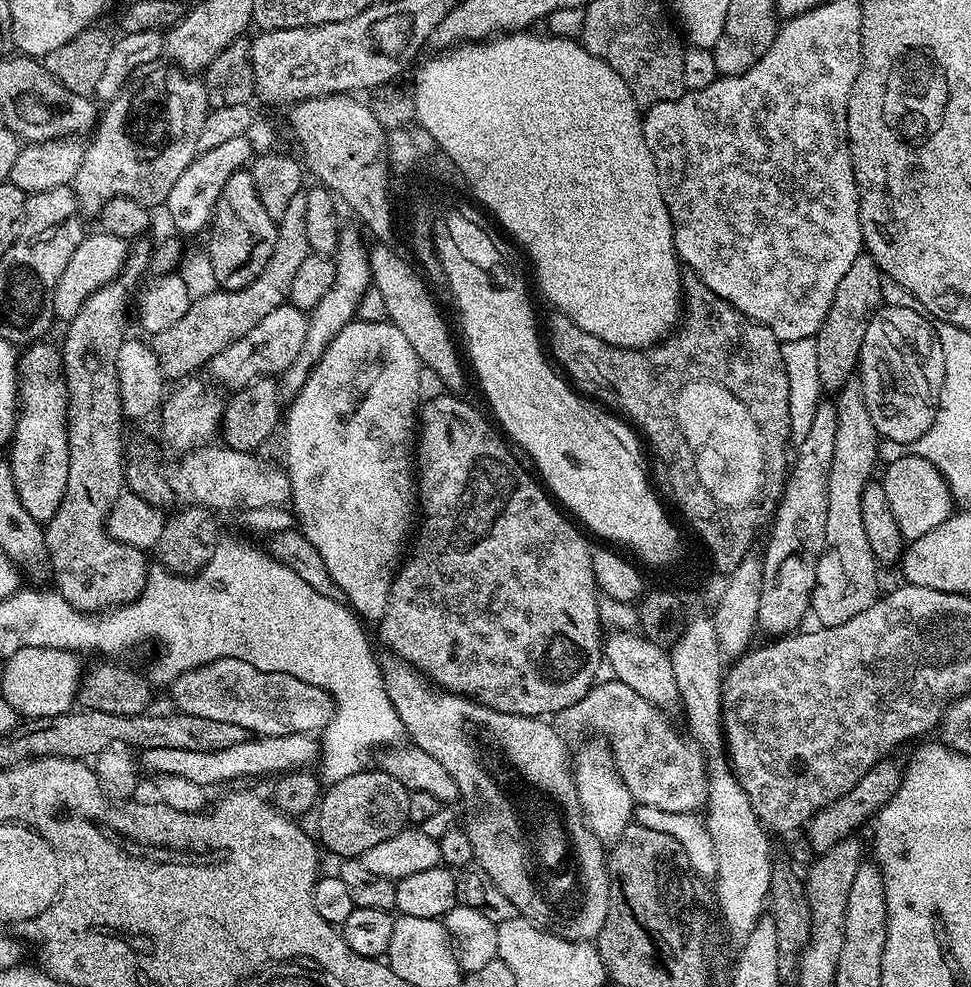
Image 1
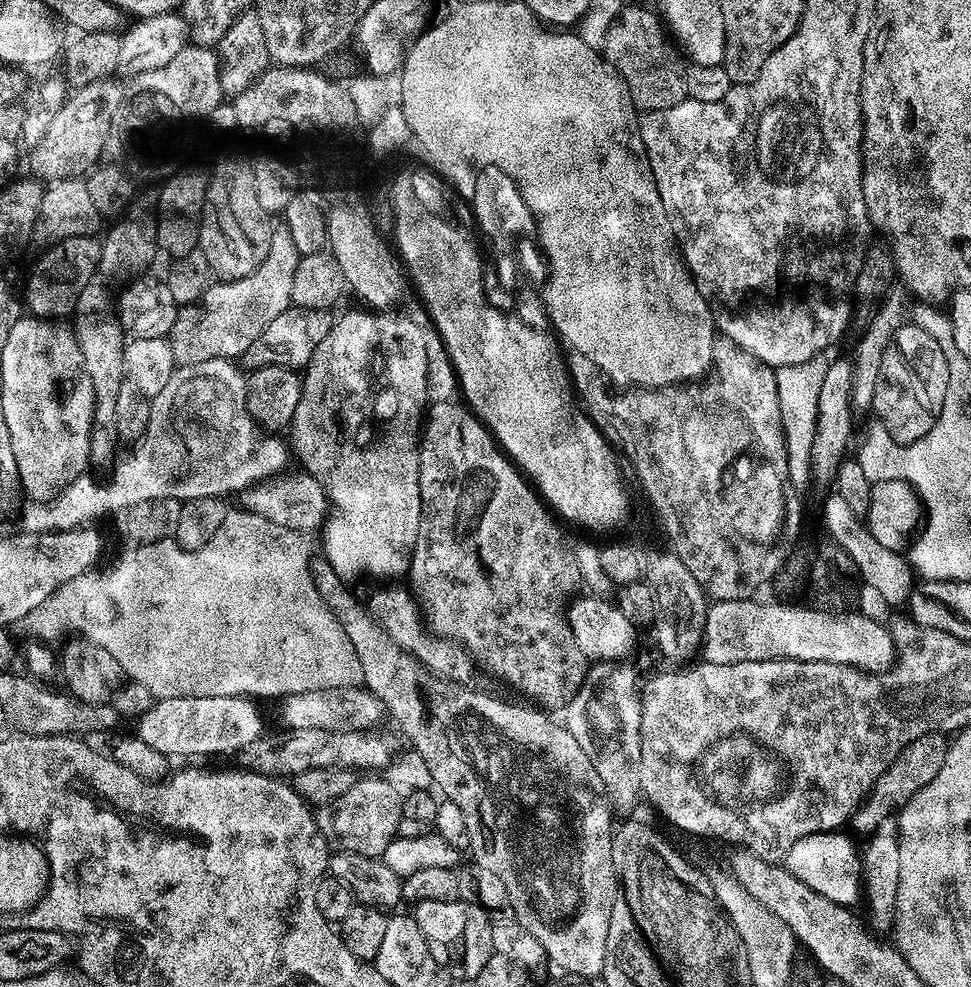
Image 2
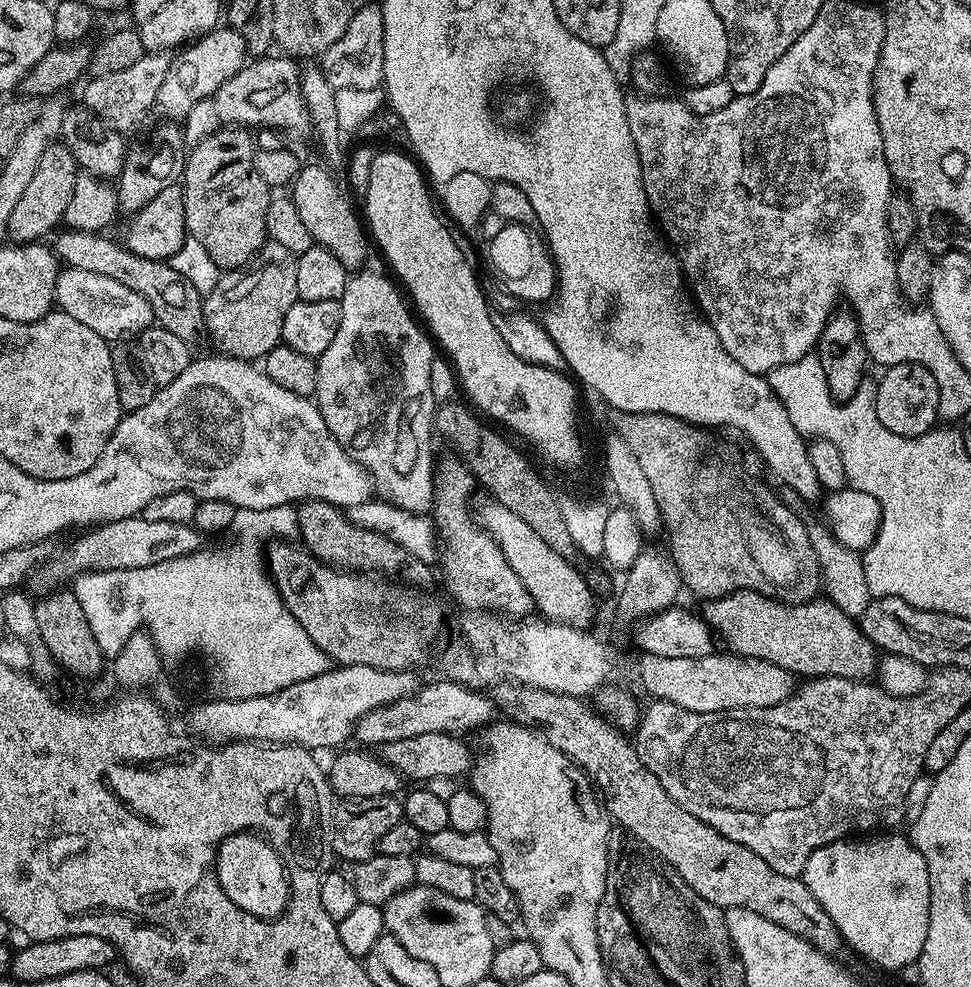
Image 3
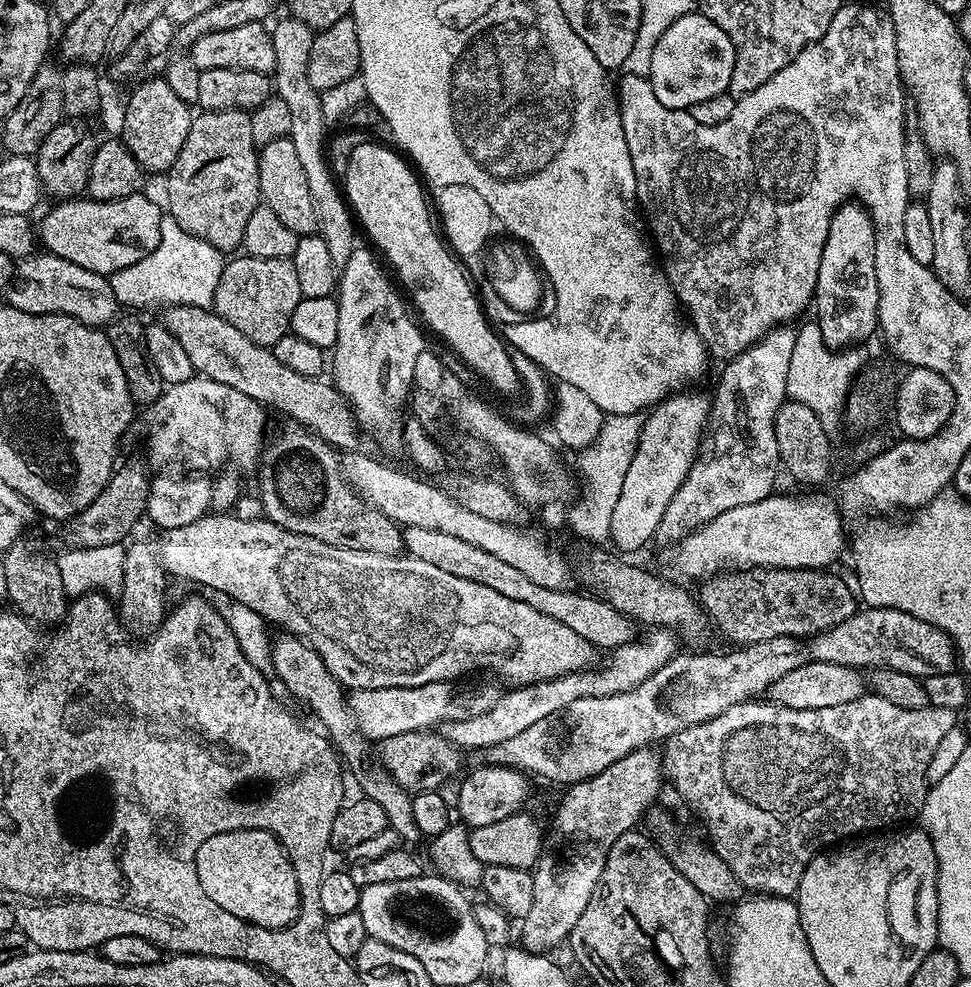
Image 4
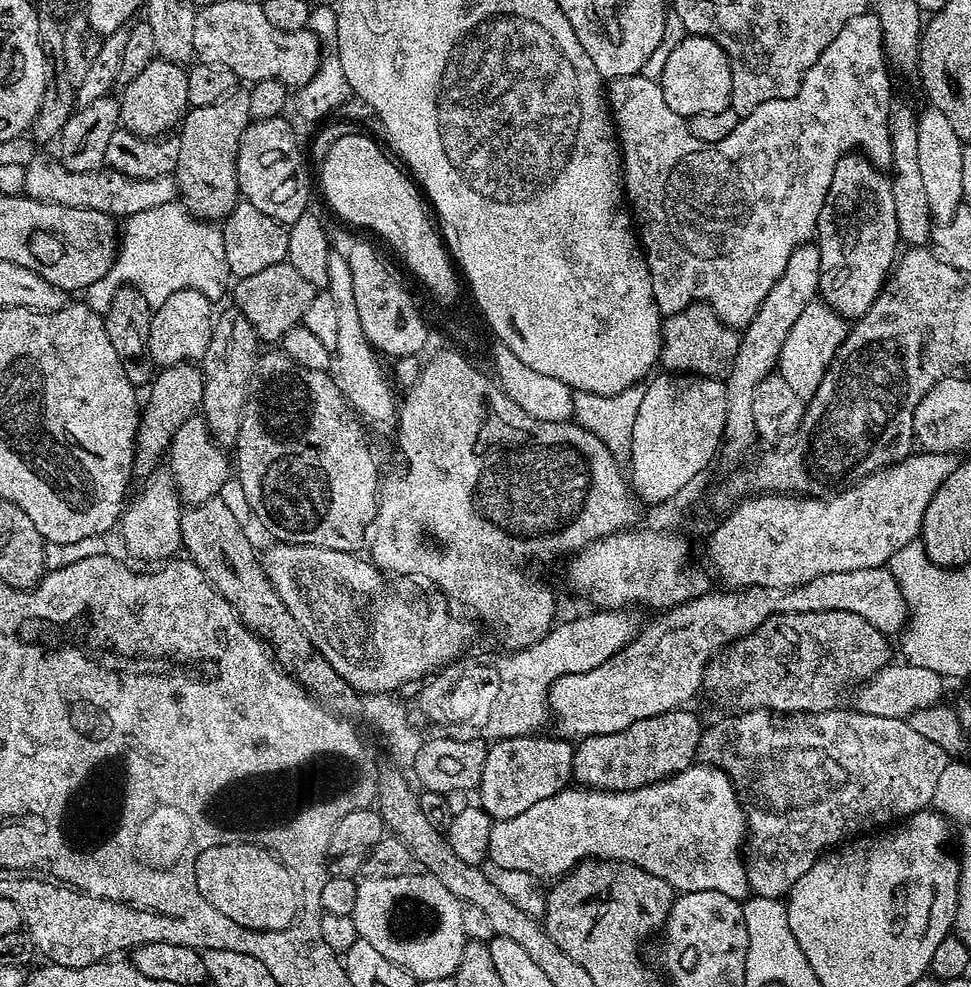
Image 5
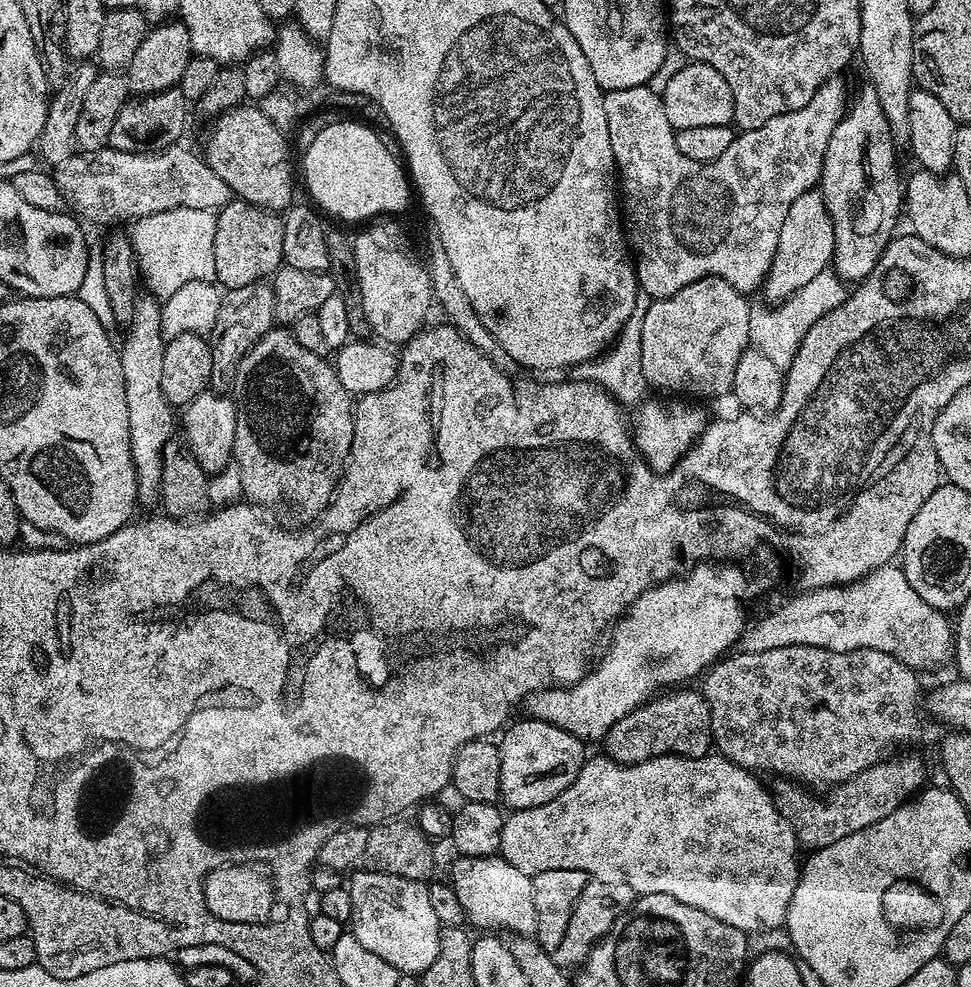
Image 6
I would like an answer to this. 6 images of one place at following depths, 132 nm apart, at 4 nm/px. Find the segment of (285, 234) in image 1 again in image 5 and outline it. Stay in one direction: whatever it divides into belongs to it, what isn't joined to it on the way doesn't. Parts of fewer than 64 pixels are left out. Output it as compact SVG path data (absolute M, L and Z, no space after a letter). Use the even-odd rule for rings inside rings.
M287 262L270 266L258 274L241 276L235 281L234 292L235 288L235 307L239 308L242 314L246 314L246 318L250 318L250 326L254 326L256 335L264 342L283 341L286 330L303 321L306 310L310 307L310 302L314 302L318 291Z

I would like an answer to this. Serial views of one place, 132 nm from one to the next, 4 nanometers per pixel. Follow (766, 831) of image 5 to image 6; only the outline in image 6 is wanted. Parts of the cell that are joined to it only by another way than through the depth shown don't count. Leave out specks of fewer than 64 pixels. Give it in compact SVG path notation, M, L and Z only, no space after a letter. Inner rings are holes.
M900 756L895 758L885 758L880 763L870 766L862 774L850 778L844 784L838 784L827 793L825 800L815 800L811 791L797 786L792 782L780 782L774 788L774 799L780 813L790 821L792 827L796 829L796 839L801 849L815 850L822 846L830 846L830 842L838 842L838 838L846 838L846 834L854 834L882 818L886 814L894 814L898 806L902 806L910 797L921 791L925 787L924 764L916 756Z

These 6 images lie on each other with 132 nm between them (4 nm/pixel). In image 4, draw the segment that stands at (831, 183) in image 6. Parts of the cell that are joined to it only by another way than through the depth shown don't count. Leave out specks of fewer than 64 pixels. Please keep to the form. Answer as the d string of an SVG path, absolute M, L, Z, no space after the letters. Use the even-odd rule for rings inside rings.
M859 202L841 204L830 220L830 230L826 242L822 246L822 258L818 262L818 282L814 297L816 316L814 322L818 330L822 330L822 338L826 346L843 350L859 345L860 340L867 338L878 328L878 278L874 266L874 242L876 231L872 225L870 214Z

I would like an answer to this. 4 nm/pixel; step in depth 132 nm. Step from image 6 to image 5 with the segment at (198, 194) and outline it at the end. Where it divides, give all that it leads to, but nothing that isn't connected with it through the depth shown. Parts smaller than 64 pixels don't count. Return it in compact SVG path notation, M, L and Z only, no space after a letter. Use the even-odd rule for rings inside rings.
M37 154L30 158L30 162L24 165L24 191L23 195L32 200L38 200L42 203L54 203L58 206L80 207L86 210L98 210L102 214L113 218L127 218L134 214L142 214L142 210L154 210L154 206L171 204L177 199L176 181L172 176L163 176L162 178L130 178L118 170L110 167L95 168L94 170L66 170L66 166L60 163L59 159L43 154Z

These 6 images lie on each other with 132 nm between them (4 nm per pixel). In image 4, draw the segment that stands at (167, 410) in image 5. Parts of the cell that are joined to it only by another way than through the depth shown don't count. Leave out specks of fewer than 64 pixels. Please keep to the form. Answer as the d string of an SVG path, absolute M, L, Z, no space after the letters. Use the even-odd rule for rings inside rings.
M136 460L123 464L113 471L112 478L102 490L102 494L98 494L98 498L94 498L94 502L90 502L86 510L82 510L63 525L68 548L97 548L124 544L129 539L127 536L135 530L136 523L145 519L148 511L149 469Z

